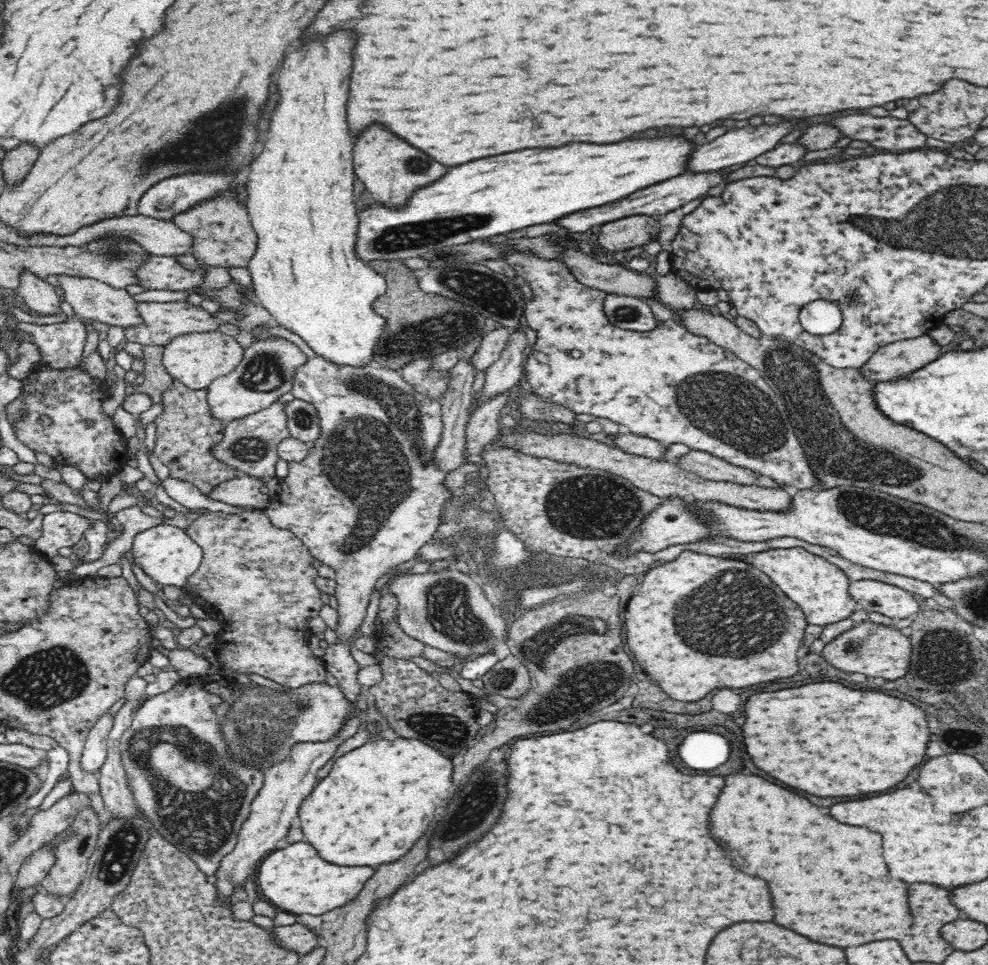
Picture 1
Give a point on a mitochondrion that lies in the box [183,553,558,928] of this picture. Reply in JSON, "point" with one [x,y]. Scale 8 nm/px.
{"point":[260,728]}

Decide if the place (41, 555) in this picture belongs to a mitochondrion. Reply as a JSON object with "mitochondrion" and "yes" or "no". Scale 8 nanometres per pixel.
{"mitochondrion":"no"}

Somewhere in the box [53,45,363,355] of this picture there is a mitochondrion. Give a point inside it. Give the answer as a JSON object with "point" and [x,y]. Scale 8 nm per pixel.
{"point":[189,149]}

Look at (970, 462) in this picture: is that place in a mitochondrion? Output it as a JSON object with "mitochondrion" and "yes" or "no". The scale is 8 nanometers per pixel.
{"mitochondrion":"no"}

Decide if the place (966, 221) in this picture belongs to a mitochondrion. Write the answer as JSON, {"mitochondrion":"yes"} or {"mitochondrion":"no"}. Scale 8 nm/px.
{"mitochondrion":"yes"}

